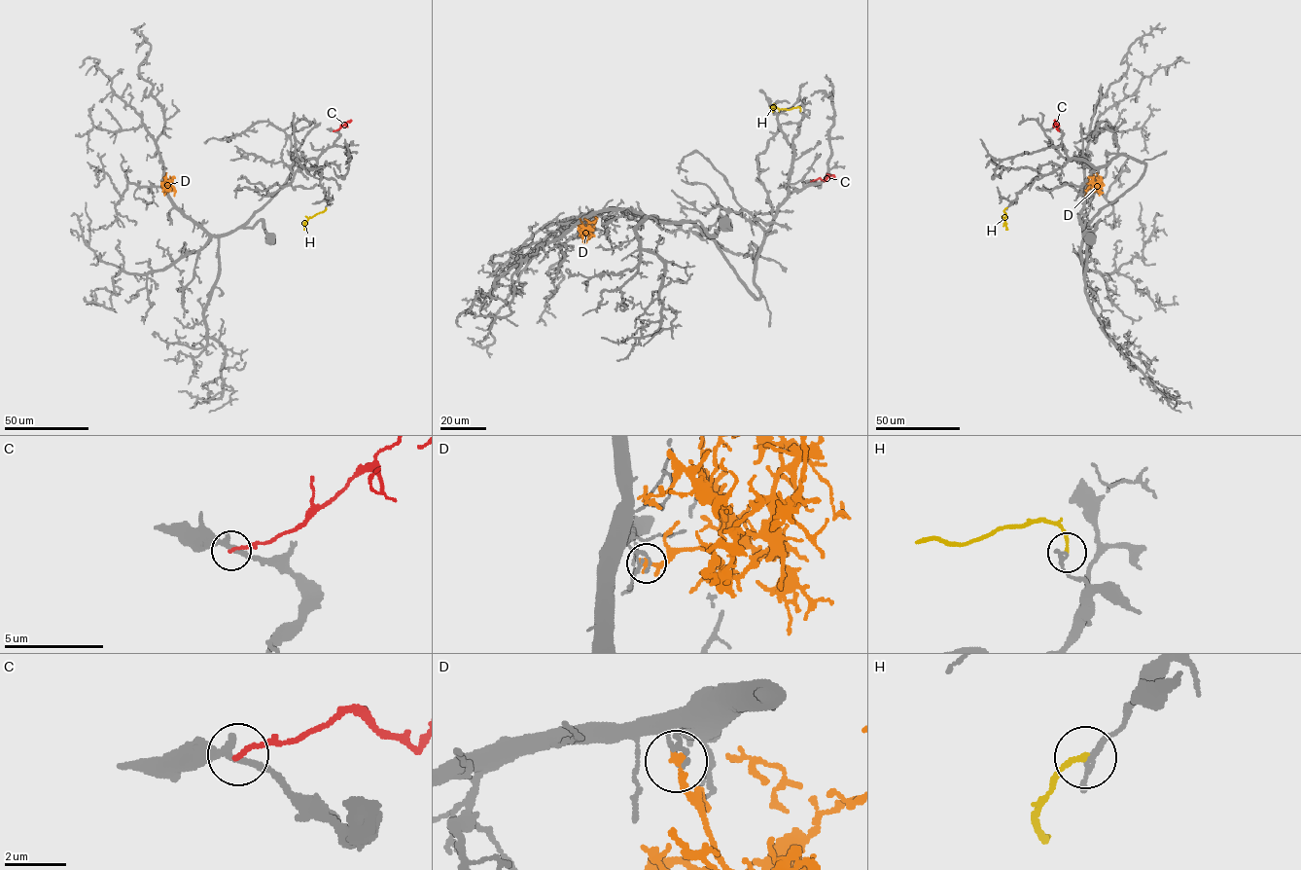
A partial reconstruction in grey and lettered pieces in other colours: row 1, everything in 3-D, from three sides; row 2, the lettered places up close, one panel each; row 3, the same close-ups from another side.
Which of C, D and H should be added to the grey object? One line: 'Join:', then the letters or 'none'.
Join: none

